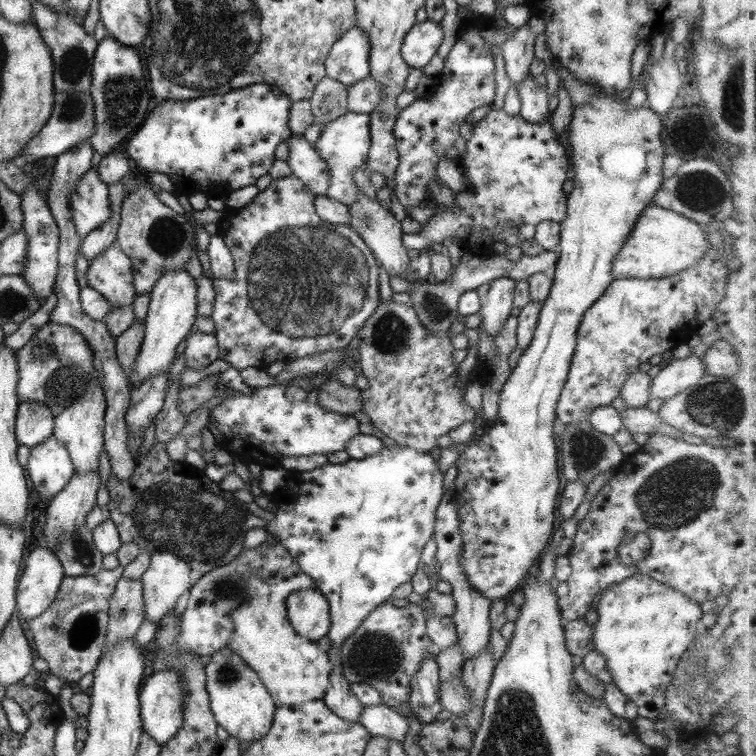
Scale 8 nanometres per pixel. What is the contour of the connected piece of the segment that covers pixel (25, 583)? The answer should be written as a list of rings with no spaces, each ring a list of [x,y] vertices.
[[[41,545],[25,560],[23,574],[16,586],[15,611],[23,620],[37,618],[56,597],[63,569],[58,558]]]

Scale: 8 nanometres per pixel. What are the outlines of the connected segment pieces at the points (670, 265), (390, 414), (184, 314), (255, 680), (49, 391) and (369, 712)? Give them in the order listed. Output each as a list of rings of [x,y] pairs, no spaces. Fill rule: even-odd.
[[[653,204],[646,206],[636,219],[631,234],[612,260],[611,276],[618,278],[665,278],[694,266],[702,259],[706,247],[702,225]]]
[[[391,299],[389,302],[380,302],[348,345],[355,350],[361,374],[367,379],[369,386],[360,391],[362,411],[367,414],[372,426],[393,440],[397,447],[405,446],[413,451],[427,452],[437,447],[437,438],[448,435],[449,430],[460,422],[473,421],[476,418],[473,409],[460,397],[459,390],[465,390],[466,382],[457,380],[457,366],[452,362],[451,354],[454,349],[447,334],[431,335],[427,329],[423,329],[417,323],[411,306],[395,304]]]
[[[184,268],[166,270],[156,280],[156,283],[148,291],[149,303],[147,314],[143,320],[144,336],[141,346],[137,351],[137,358],[133,364],[133,372],[129,376],[129,387],[143,383],[143,379],[168,371],[172,364],[175,350],[179,343],[189,332],[191,324],[195,322],[195,278],[191,278]]]
[[[229,647],[210,654],[204,663],[205,690],[215,722],[238,742],[251,743],[263,738],[270,729],[275,708],[257,674]]]
[[[48,323],[41,326],[24,346],[16,350],[16,354],[17,373],[19,373],[16,383],[17,402],[41,402],[49,409],[53,417],[61,410],[65,410],[80,397],[80,394],[84,393],[85,386],[93,375],[93,351],[85,343],[83,337],[69,326],[58,323]]]
[[[377,705],[363,706],[358,723],[371,737],[380,736],[400,742],[409,732],[408,721],[394,709]]]

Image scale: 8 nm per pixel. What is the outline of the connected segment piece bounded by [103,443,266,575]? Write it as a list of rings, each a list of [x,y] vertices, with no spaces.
[[[154,443],[153,446],[148,450],[143,458],[136,463],[133,474],[127,480],[116,480],[112,474],[109,475],[106,489],[109,495],[109,501],[103,508],[105,515],[109,516],[109,520],[115,525],[117,529],[120,541],[123,543],[134,542],[136,545],[140,546],[140,550],[147,550],[147,552],[153,552],[155,549],[168,550],[172,552],[177,558],[184,560],[187,566],[190,568],[191,573],[199,572],[201,575],[211,572],[218,566],[223,566],[227,564],[230,560],[235,558],[235,555],[243,549],[243,538],[245,534],[251,530],[251,528],[258,528],[264,530],[266,528],[266,522],[259,517],[251,515],[247,510],[247,504],[239,501],[233,497],[231,491],[222,491],[219,489],[217,483],[209,480],[203,473],[202,470],[197,470],[194,467],[188,465],[185,460],[173,462],[165,452],[165,445],[163,443]]]

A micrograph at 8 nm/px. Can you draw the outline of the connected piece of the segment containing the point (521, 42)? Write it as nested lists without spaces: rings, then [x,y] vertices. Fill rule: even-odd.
[[[527,24],[522,25],[512,32],[499,52],[503,56],[504,70],[509,80],[518,82],[529,73],[529,64],[533,60],[533,40],[535,35],[531,32]]]

